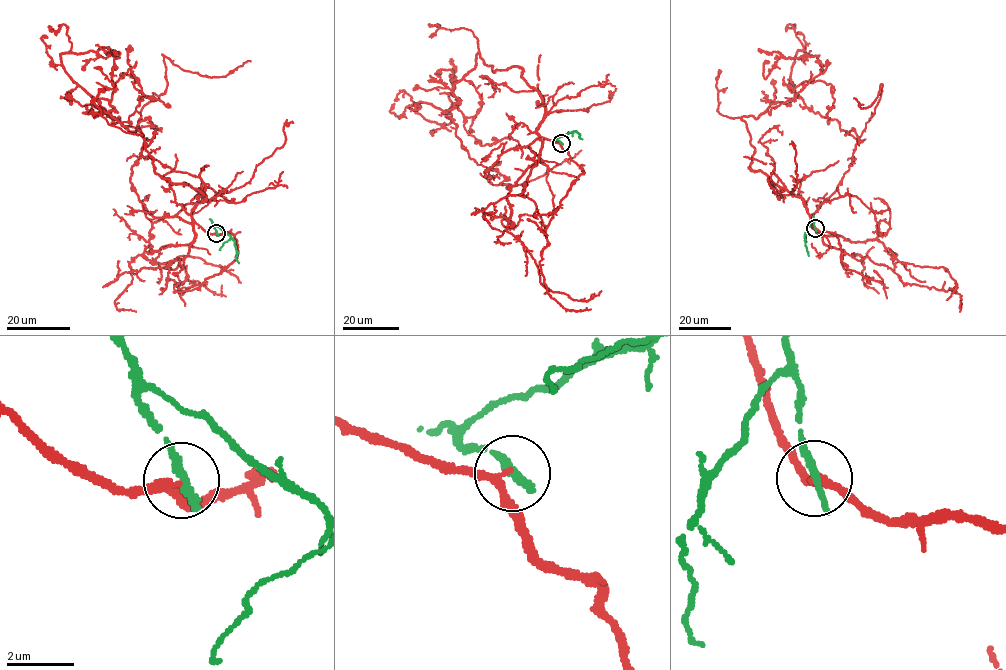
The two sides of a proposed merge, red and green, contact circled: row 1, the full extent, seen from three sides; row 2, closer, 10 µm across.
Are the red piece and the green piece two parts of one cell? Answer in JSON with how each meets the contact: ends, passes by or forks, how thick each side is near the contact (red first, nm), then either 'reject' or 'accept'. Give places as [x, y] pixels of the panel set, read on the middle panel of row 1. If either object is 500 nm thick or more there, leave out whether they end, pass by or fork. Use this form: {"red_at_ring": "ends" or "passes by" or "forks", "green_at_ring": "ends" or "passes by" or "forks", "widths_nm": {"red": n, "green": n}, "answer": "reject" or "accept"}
{"red_at_ring": "passes by", "green_at_ring": "ends", "widths_nm": {"red": 180, "green": 300}, "answer": "reject"}

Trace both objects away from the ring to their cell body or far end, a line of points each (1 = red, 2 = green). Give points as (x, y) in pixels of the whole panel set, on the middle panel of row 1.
1: (561, 143), (537, 132), (521, 69), (478, 53), (451, 109), (407, 106), (448, 124), (452, 72), (434, 74)
2: (561, 143), (557, 139), (576, 131), (582, 139)

